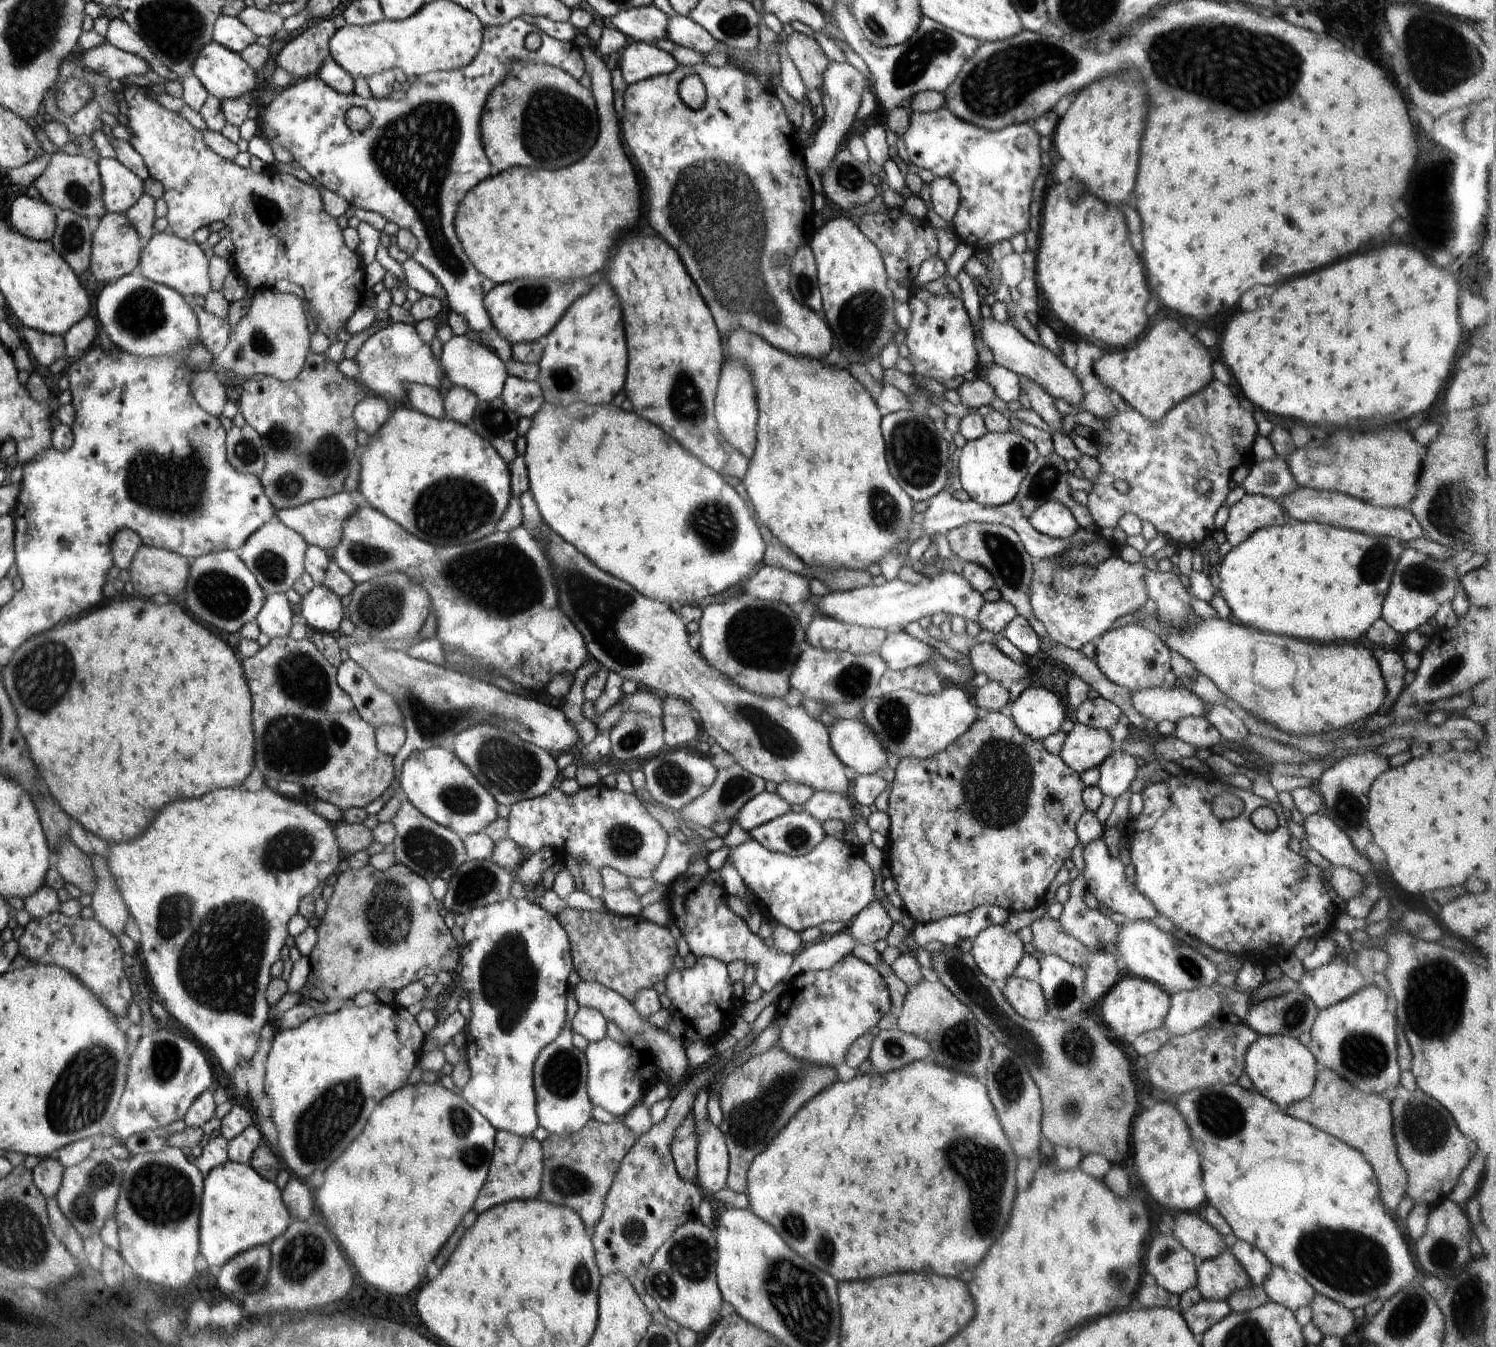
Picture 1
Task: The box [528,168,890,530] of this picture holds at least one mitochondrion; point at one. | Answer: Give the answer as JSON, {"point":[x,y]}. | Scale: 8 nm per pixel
{"point":[687,405]}

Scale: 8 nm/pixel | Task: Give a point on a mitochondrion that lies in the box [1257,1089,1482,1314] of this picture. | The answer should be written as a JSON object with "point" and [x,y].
{"point":[1341,1260]}

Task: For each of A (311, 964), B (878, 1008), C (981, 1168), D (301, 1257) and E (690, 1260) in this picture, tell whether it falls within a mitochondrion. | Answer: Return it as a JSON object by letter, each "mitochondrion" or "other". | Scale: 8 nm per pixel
{"A":"other","B":"other","C":"mitochondrion","D":"mitochondrion","E":"mitochondrion"}

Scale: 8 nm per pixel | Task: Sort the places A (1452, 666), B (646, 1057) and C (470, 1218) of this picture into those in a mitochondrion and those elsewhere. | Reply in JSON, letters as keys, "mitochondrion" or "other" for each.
{"A":"mitochondrion","B":"other","C":"other"}

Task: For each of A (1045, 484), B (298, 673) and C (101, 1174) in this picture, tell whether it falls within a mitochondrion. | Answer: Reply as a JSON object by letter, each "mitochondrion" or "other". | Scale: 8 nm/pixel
{"A":"mitochondrion","B":"mitochondrion","C":"mitochondrion"}

